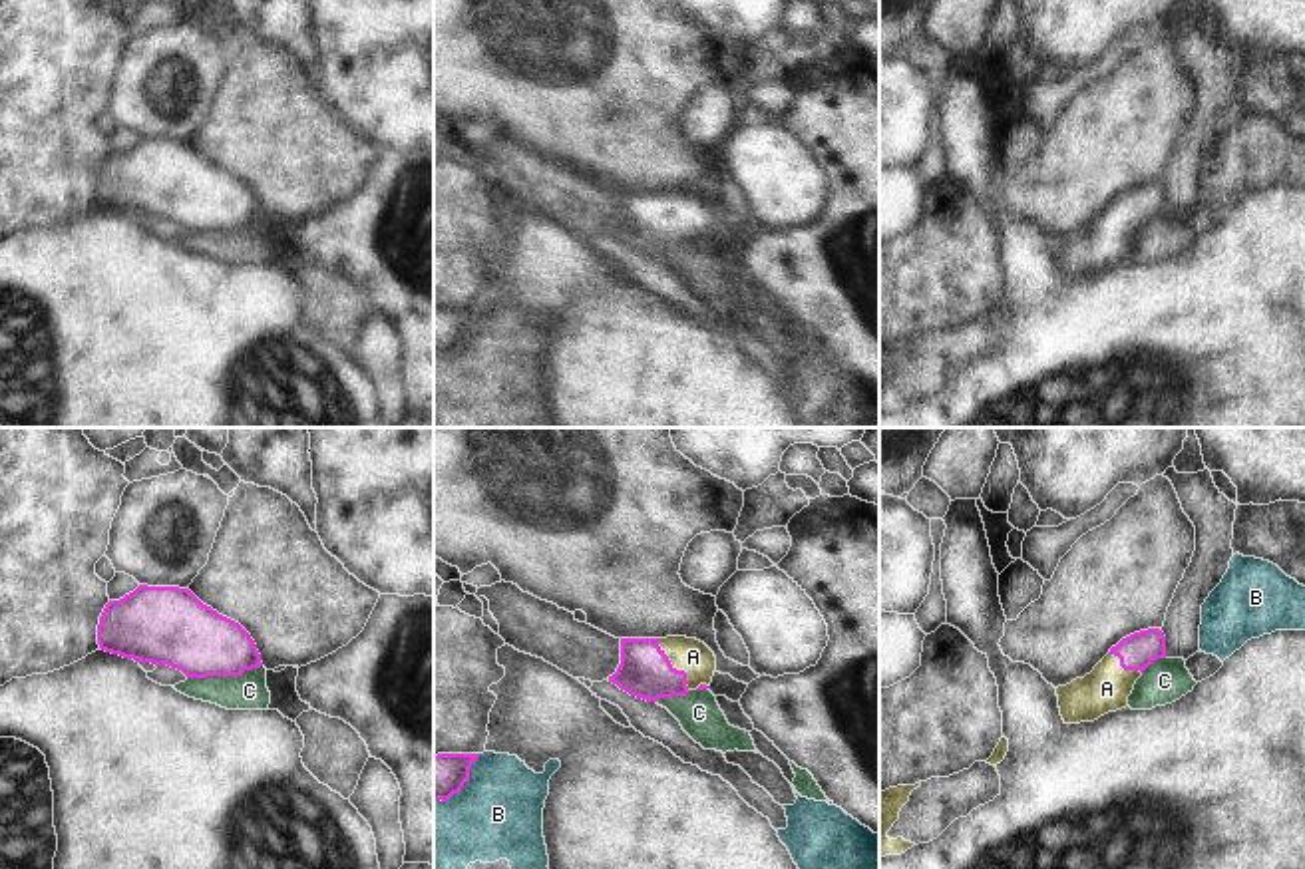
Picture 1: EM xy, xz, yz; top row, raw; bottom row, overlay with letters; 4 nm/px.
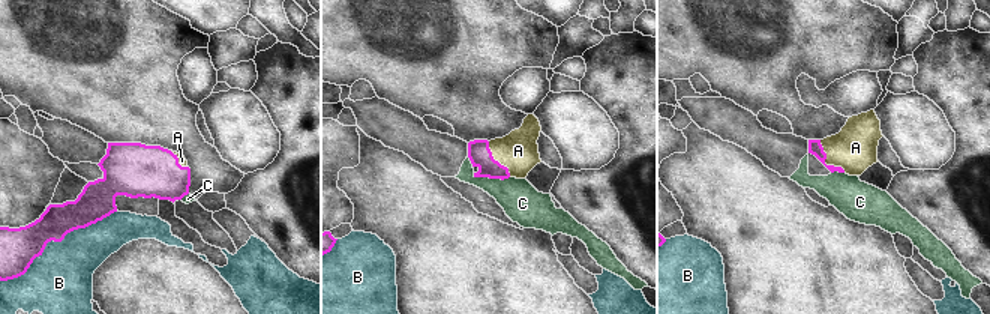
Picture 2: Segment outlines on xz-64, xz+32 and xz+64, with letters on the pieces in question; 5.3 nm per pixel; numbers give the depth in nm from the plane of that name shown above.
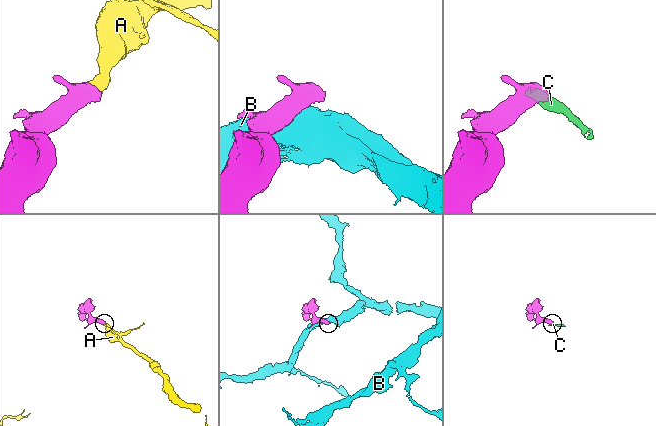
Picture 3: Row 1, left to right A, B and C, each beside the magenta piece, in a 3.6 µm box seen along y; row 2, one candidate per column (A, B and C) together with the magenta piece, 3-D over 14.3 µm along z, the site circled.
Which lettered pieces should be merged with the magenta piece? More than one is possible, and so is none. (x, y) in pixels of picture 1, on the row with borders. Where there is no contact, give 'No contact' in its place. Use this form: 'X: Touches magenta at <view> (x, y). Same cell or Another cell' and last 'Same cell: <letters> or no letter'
A: Touches magenta at xz (675, 669). Same cell
B: Touches magenta at xz (464, 782). Another cell
C: Touches magenta at xy (223, 675). Another cell
Same cell: A.

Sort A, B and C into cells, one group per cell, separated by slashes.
A / B / C

